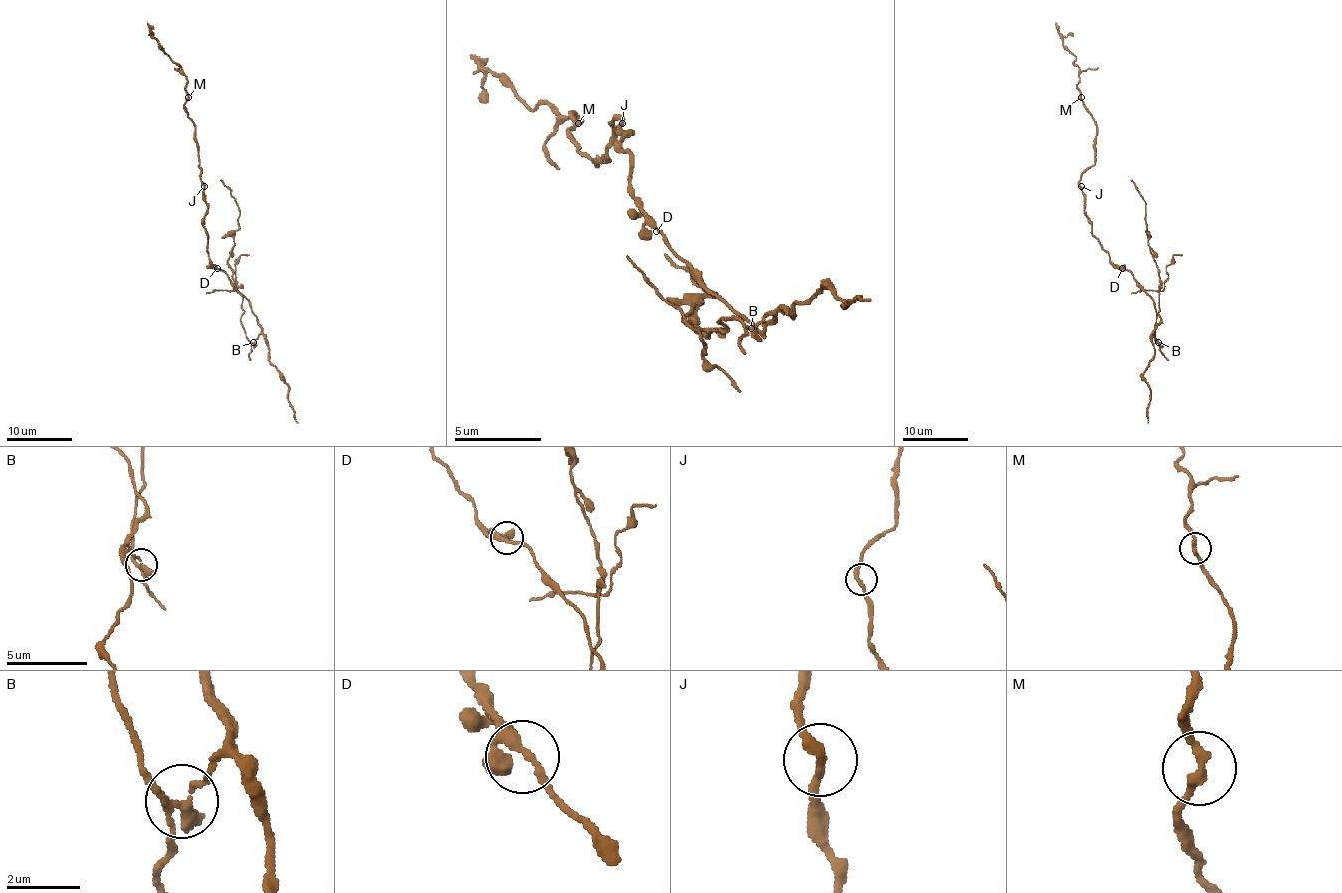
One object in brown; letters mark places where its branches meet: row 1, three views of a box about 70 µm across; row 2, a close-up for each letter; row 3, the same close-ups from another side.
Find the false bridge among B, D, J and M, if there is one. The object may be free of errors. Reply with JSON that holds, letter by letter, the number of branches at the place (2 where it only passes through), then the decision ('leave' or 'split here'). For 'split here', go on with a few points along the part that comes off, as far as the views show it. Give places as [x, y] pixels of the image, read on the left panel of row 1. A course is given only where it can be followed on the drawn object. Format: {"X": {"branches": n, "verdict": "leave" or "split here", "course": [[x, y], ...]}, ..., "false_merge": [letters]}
{"B": {"branches": 3, "verdict": "split here", "course": [[253, 342], [245, 335], [240, 320], [242, 294], [229, 264], [234, 233], [239, 228], [239, 205], [220, 179]]}, "D": {"branches": 3, "verdict": "leave"}, "J": {"branches": 2, "verdict": "leave"}, "M": {"branches": 2, "verdict": "leave"}, "false_merge": ["B"]}

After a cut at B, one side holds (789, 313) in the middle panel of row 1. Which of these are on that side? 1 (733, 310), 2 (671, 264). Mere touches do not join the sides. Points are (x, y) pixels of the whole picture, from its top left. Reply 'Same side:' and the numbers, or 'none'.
Same side: 1

